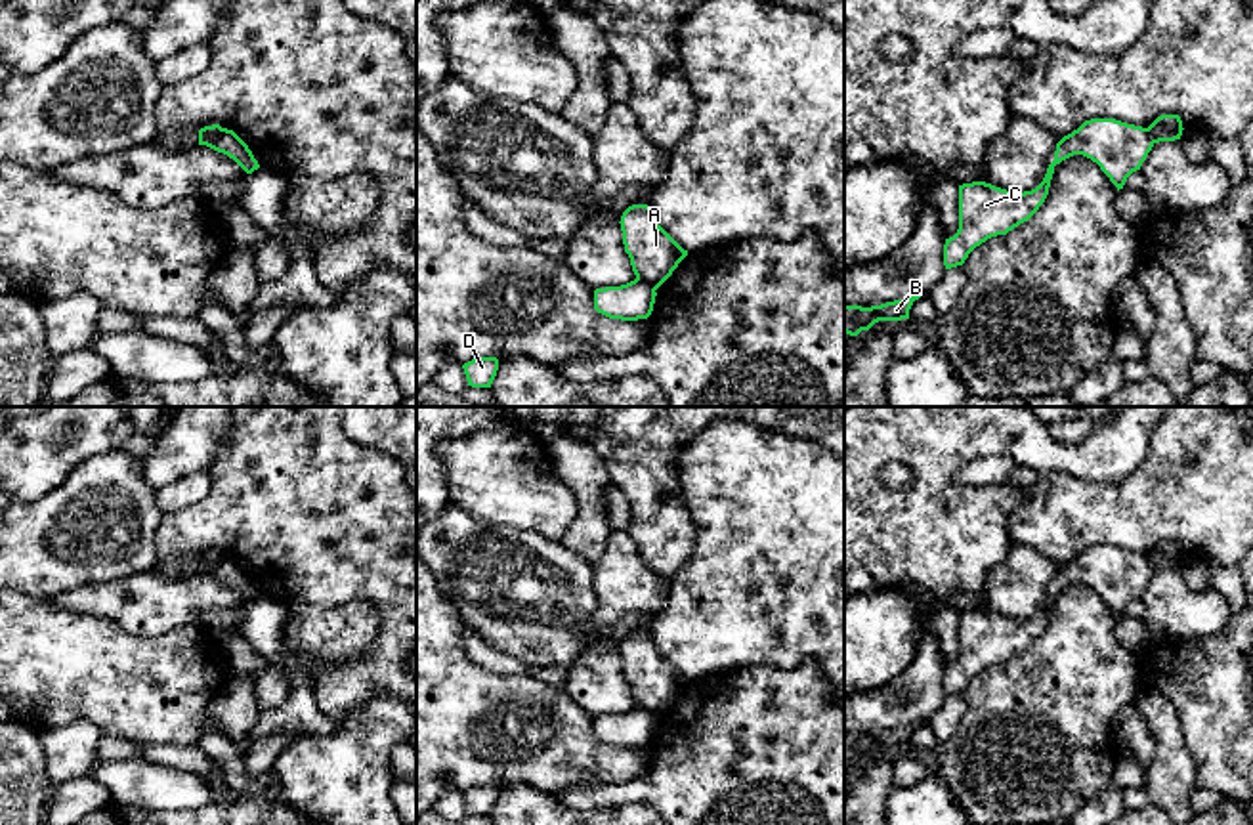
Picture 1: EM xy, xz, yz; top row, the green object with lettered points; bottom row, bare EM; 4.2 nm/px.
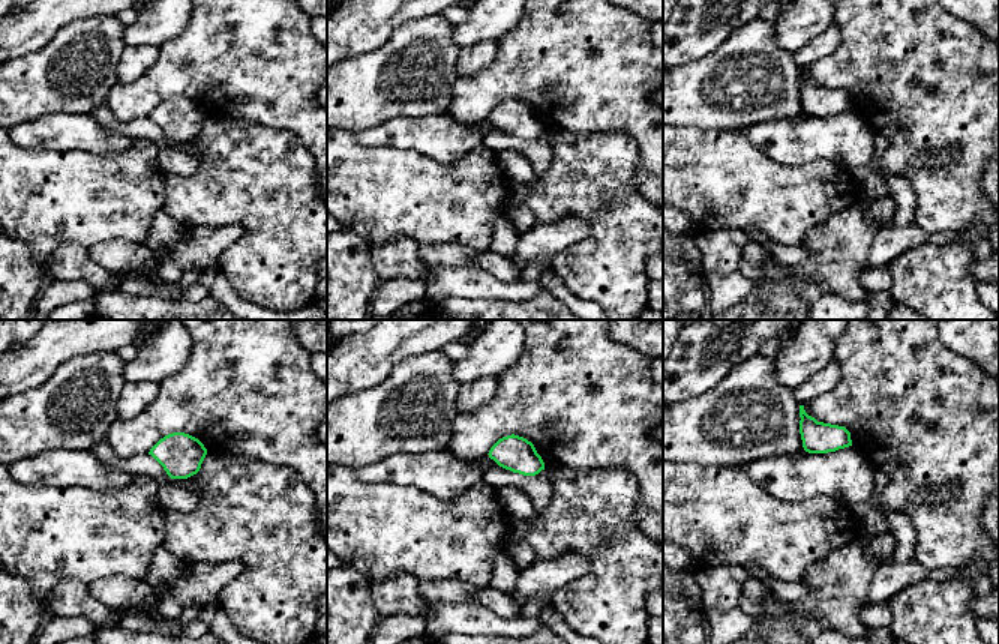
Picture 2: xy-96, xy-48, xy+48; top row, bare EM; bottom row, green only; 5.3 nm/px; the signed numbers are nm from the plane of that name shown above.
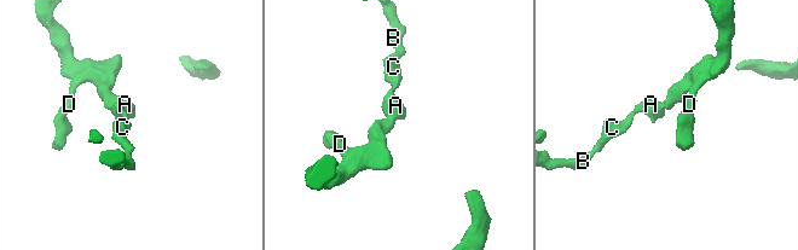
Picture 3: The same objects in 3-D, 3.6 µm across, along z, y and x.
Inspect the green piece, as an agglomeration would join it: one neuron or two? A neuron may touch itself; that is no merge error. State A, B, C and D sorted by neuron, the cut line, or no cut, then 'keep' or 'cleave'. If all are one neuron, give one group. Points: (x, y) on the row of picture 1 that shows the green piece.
A B C / D | xz (637, 277), (656, 289) | cleave

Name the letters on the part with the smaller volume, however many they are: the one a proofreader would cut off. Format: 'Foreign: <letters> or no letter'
Foreign: A, B, C

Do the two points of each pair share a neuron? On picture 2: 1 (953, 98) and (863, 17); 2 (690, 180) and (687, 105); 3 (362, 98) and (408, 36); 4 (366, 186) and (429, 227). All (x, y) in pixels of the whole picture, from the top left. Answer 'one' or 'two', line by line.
1: one
2: two
3: one
4: one

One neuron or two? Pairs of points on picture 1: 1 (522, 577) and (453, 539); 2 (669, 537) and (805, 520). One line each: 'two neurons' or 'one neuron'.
1: one neuron
2: two neurons

